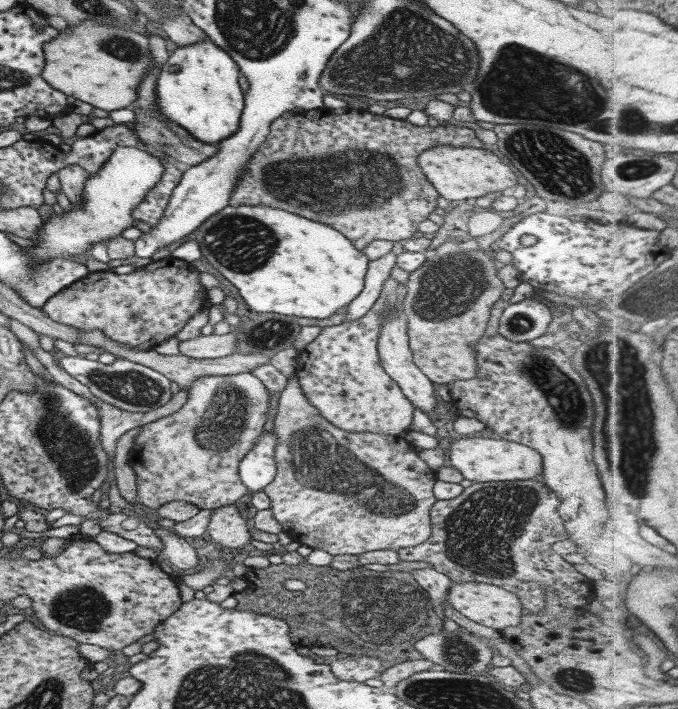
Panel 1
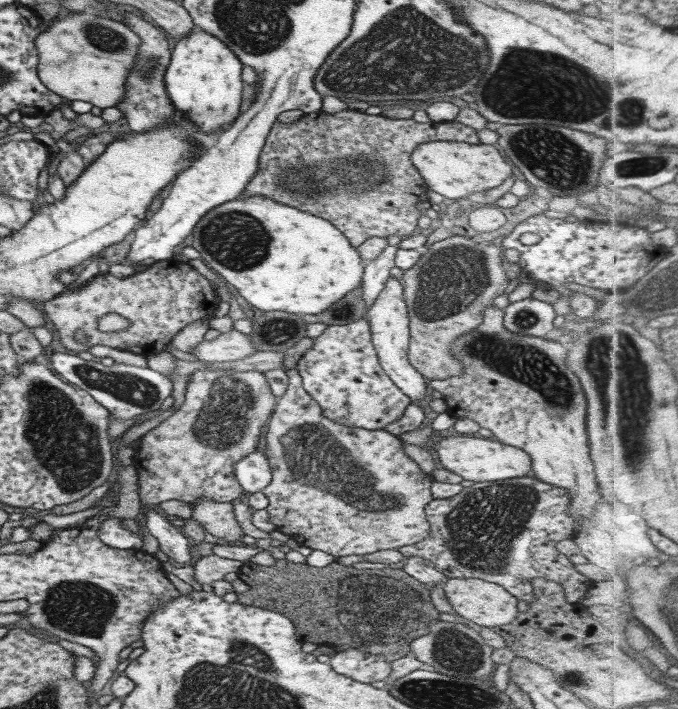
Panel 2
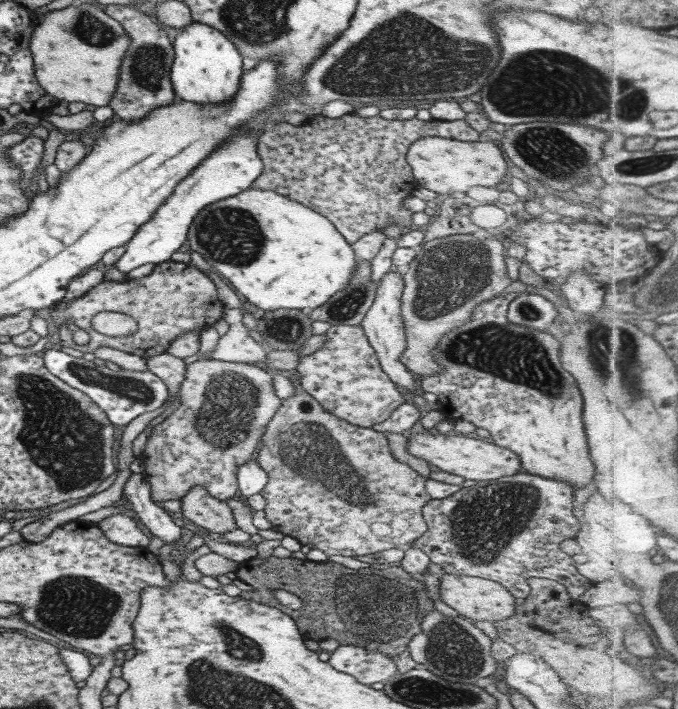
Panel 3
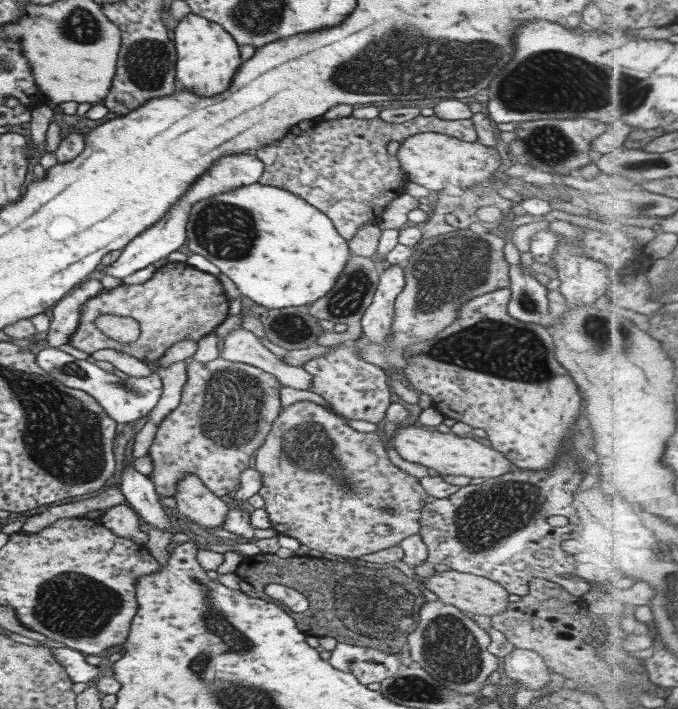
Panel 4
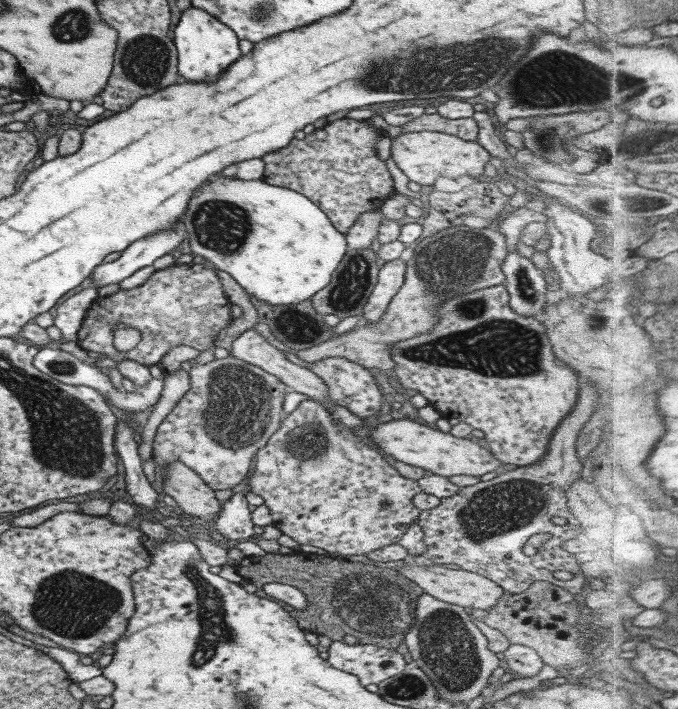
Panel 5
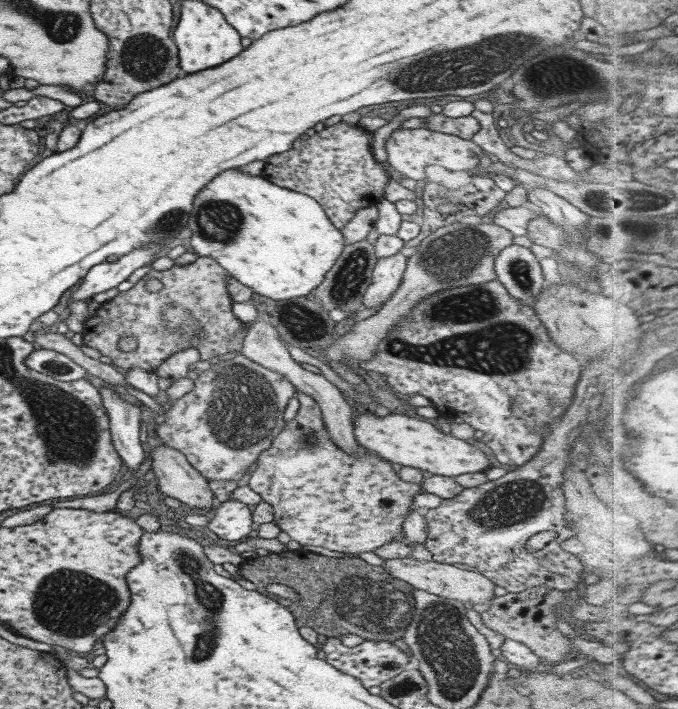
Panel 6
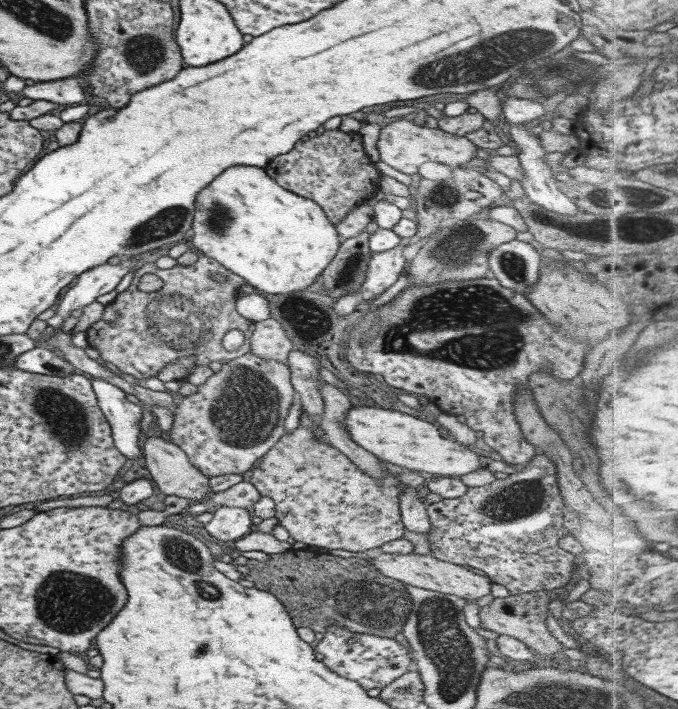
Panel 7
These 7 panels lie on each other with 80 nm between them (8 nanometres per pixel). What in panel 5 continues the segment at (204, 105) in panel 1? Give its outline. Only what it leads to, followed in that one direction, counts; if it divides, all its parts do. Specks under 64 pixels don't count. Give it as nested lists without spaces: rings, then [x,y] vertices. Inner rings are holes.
[[[191,5],[181,11],[173,28],[172,41],[176,50],[176,69],[185,81],[213,80],[240,55],[237,35],[212,14]]]

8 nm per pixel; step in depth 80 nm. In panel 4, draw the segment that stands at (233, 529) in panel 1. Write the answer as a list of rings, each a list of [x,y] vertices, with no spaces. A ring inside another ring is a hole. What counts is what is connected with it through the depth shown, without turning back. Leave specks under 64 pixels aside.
[[[184,474],[184,477],[176,482],[172,497],[178,512],[198,525],[215,529],[220,528],[225,520],[226,504],[195,475]]]

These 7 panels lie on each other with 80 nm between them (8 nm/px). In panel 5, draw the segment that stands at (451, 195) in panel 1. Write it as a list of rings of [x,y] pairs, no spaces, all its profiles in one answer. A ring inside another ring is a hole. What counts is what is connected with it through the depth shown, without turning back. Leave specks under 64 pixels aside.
[[[430,131],[405,132],[395,136],[391,140],[390,157],[409,182],[425,186],[433,185],[437,175],[452,180],[467,175],[475,180],[483,174],[485,164],[491,159],[491,155],[475,142],[467,142],[449,134]]]

